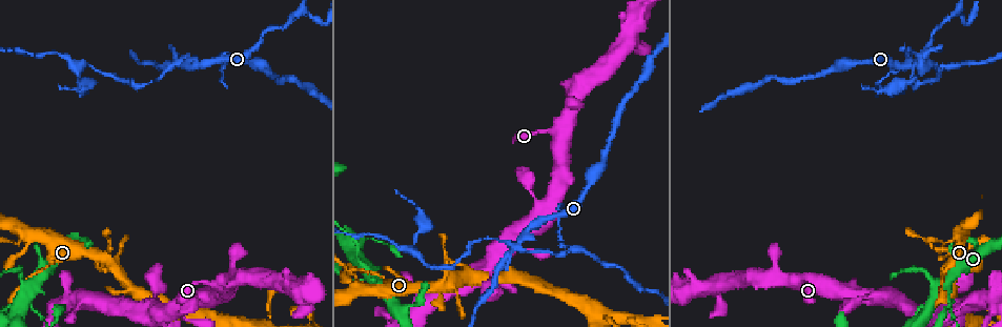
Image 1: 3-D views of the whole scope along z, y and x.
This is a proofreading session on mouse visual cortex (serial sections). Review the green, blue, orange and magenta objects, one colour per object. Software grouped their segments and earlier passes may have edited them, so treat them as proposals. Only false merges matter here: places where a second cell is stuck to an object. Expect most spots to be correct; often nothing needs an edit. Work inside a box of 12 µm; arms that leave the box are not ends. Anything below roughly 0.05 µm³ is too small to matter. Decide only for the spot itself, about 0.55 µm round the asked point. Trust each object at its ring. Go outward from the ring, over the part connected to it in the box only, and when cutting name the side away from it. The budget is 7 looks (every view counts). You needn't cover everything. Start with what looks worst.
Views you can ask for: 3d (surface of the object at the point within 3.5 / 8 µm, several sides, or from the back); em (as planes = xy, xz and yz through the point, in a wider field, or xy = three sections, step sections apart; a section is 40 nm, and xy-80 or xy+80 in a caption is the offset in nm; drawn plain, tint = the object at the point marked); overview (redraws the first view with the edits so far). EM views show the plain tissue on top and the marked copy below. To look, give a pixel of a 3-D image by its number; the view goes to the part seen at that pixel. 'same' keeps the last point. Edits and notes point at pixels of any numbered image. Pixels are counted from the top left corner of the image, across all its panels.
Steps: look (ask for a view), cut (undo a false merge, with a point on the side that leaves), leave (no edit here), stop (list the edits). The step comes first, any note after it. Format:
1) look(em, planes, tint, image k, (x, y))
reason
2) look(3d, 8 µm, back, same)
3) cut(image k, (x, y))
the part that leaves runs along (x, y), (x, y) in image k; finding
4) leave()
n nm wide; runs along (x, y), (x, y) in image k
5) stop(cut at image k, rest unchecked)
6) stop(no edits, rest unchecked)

look(3d, 3.5 µm, image 1, (183, 63))
looks like a crossing

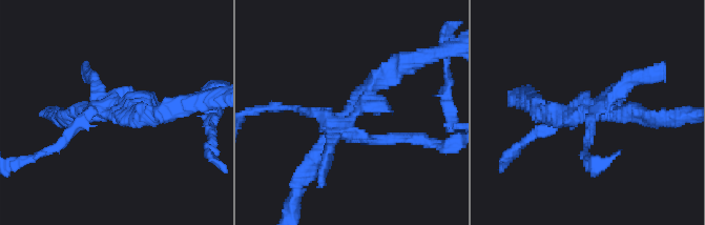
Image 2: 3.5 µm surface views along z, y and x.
look(em, xy, step 2, tint, image 2, (596, 111))

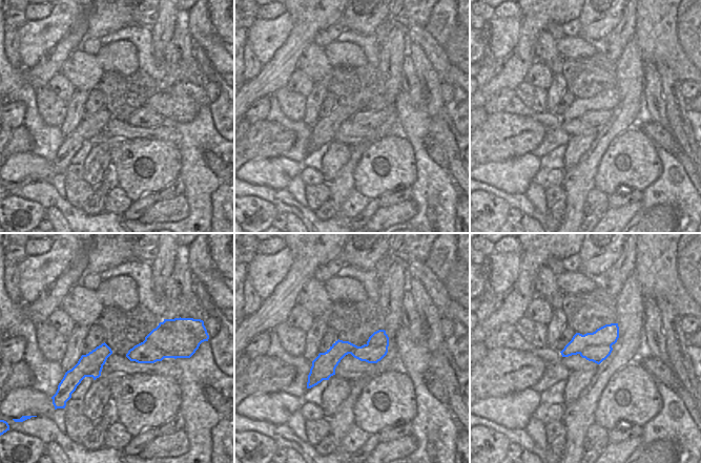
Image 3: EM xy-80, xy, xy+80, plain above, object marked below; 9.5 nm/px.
look(em, xy, step 1, tint, same)

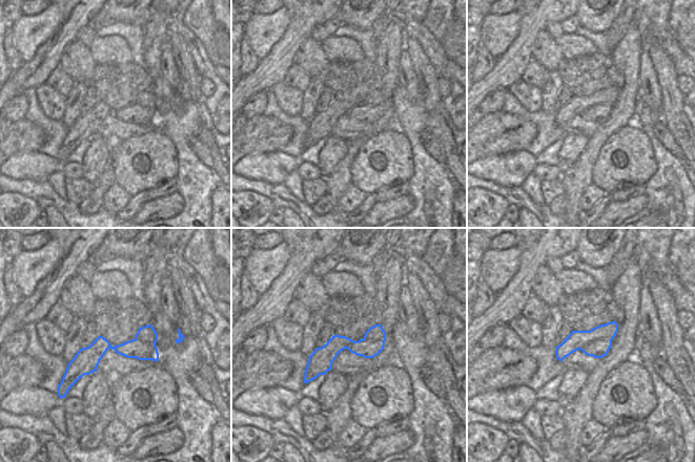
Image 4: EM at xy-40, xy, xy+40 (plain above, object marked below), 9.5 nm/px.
cut(image 2, (380, 141))
the part that leaves runs along (367, 98), (341, 122), (287, 108) in image 2; two cells meet here

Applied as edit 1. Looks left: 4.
look(3d, 8 µm, image 1, (33, 289))
thin arm on a thick one

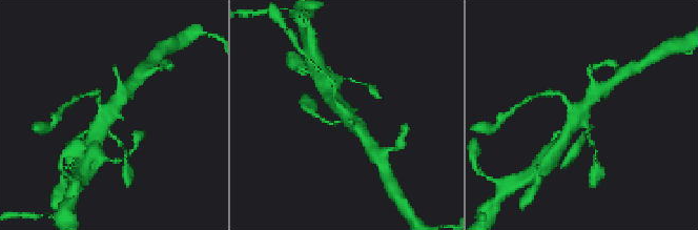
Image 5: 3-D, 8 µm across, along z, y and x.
look(3d, 3.5 µm, image 5, (580, 113))
closer look

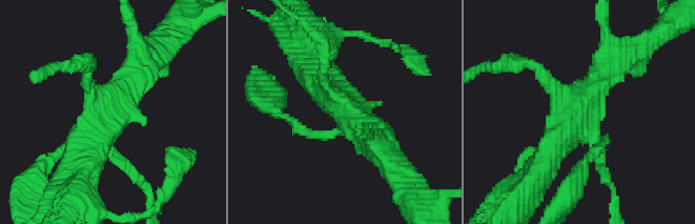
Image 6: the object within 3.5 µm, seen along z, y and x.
leave()
runs along (620, 59), (545, 159) in image 6; continuous, no second cell

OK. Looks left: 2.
look(3d, 3.5 µm, image 1, (505, 246))
thin arm on a thick one

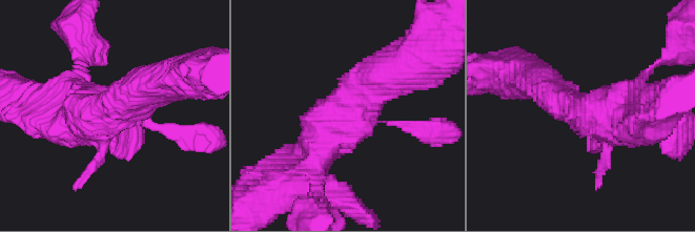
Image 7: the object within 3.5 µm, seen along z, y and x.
look(em, planes, tint, image 7, (119, 107))
4 arms; arms of 100, 200, 600, 600 nm

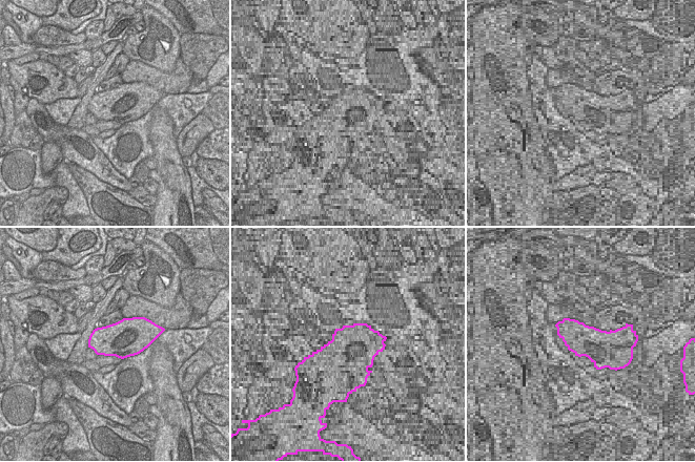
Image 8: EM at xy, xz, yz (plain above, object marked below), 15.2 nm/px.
leave()
all the same cell

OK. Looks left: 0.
stop(cut at image 2, rest unchecked)

